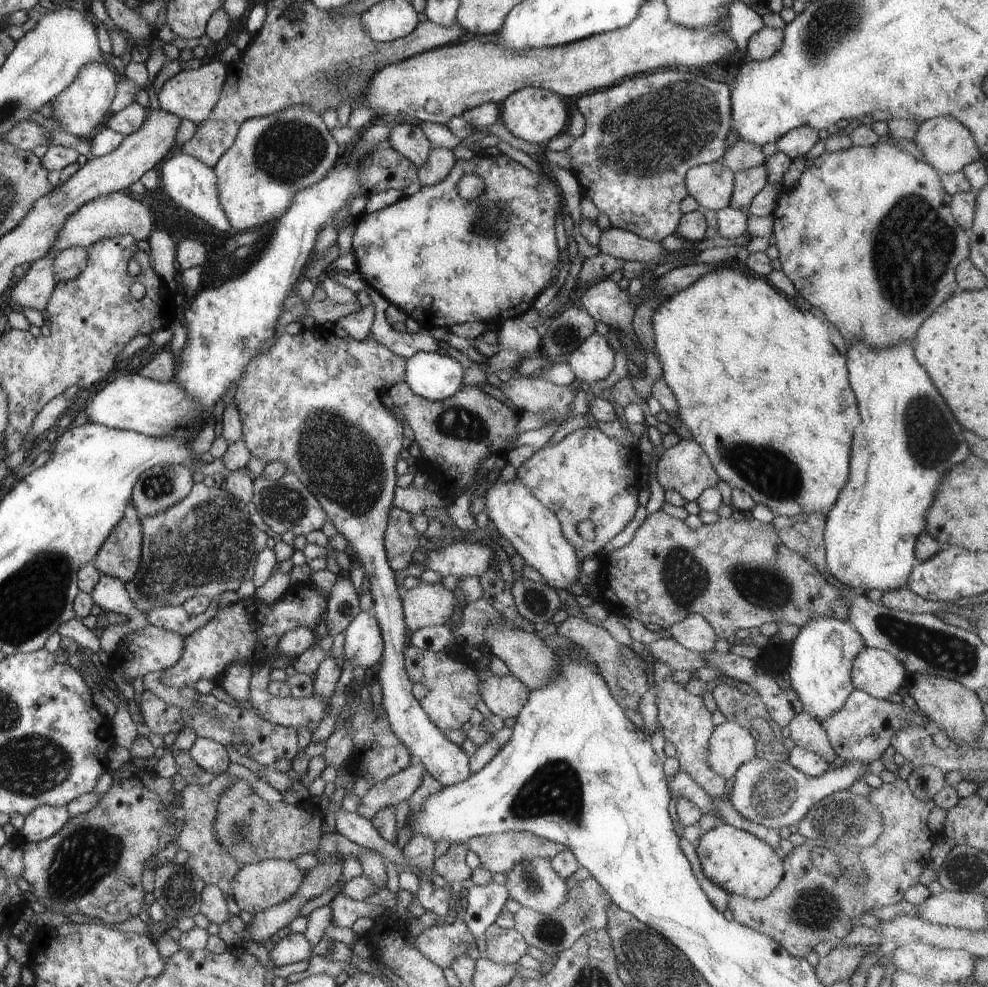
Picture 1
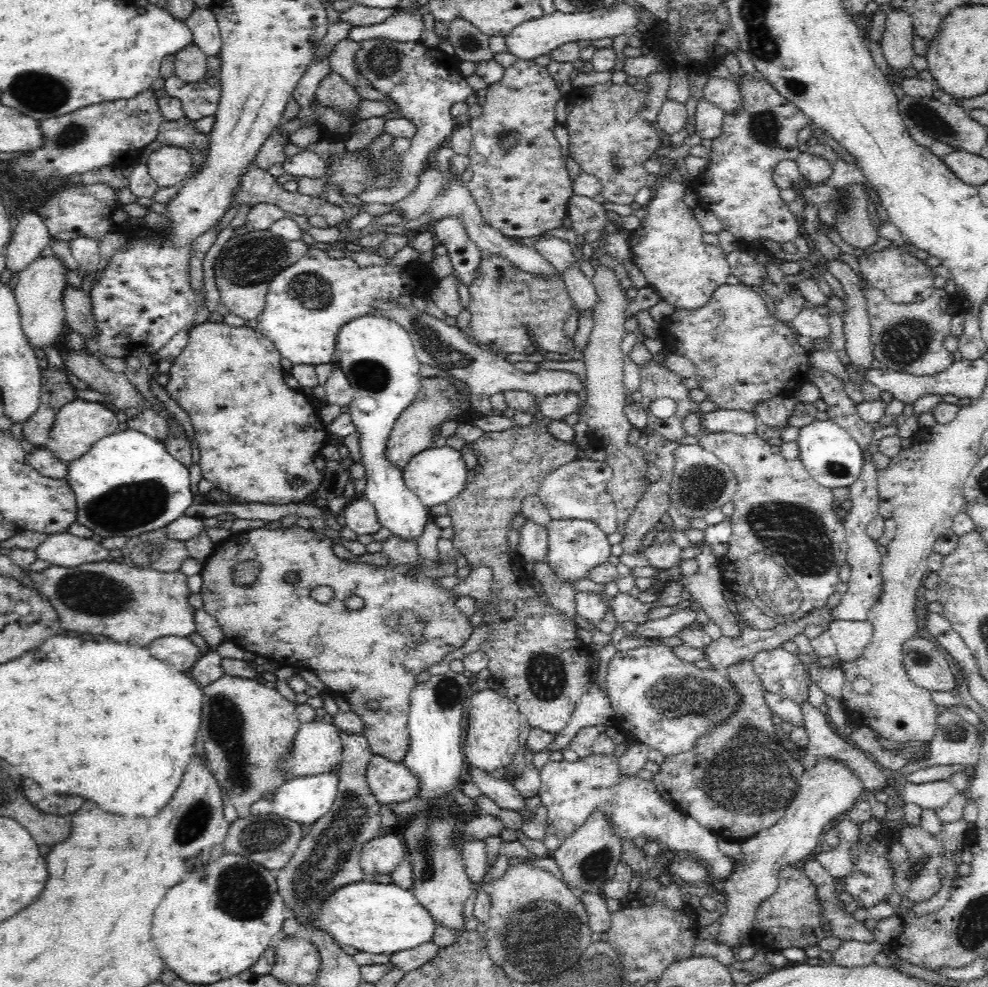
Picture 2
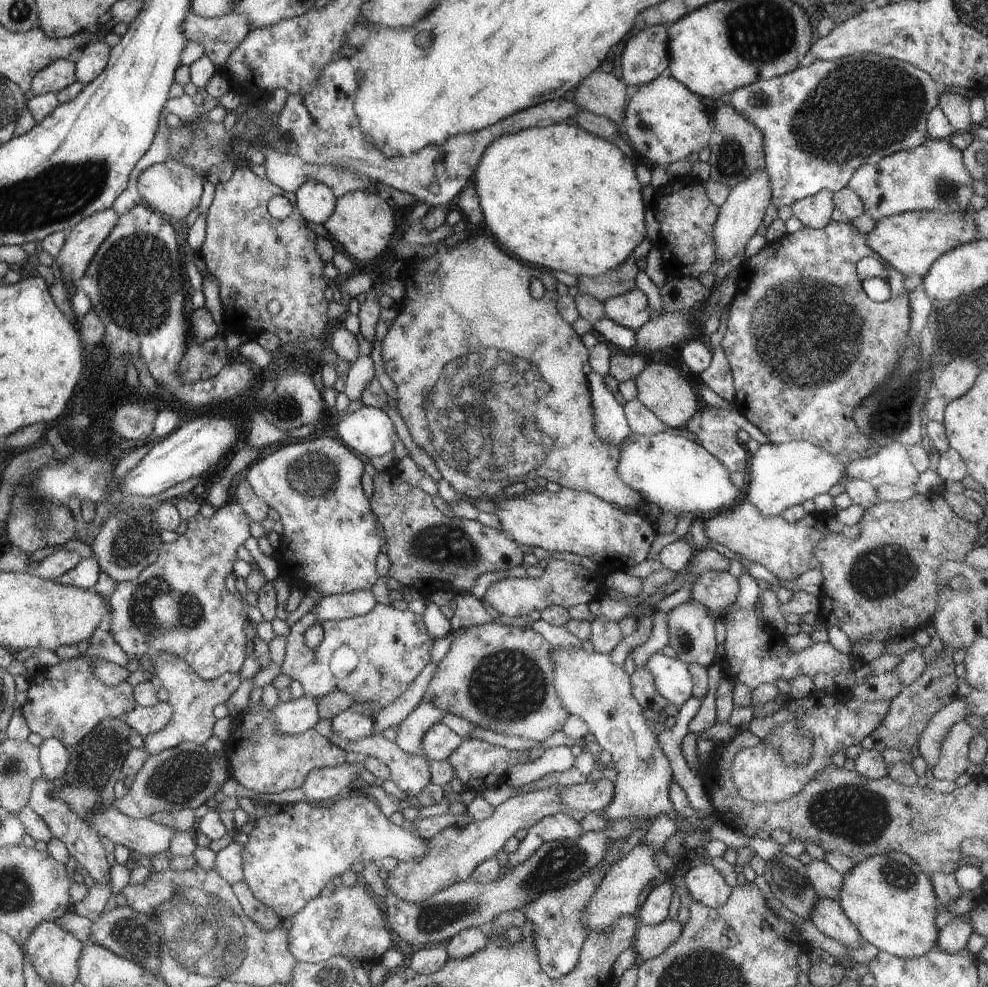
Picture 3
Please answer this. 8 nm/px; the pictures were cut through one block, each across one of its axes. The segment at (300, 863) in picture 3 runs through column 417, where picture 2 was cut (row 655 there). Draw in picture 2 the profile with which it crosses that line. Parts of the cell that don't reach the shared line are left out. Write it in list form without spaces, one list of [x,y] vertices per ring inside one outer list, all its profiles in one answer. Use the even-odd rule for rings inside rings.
[[[836,620],[826,628],[826,632],[836,642],[840,662],[856,662],[856,658],[860,658],[864,648],[874,638],[874,626],[868,620],[866,622]]]

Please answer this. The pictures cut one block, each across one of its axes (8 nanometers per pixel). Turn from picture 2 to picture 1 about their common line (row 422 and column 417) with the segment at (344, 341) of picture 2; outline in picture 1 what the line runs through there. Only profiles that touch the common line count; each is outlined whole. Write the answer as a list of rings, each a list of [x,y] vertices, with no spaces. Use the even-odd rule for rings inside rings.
[[[417,352],[407,360],[405,370],[407,372],[403,382],[409,384],[409,388],[417,396],[431,402],[447,400],[455,396],[455,392],[459,392],[459,388],[463,386],[461,364],[447,356]]]

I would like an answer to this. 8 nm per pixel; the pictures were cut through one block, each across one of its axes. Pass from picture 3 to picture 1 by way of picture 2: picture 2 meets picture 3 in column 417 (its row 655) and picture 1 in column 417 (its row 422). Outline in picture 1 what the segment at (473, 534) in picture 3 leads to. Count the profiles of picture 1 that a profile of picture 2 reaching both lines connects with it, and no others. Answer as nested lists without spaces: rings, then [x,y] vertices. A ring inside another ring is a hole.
[[[391,508],[387,528],[387,562],[399,576],[405,574],[405,566],[409,566],[411,554],[417,548],[419,534],[411,526],[411,518],[413,516],[409,512]]]

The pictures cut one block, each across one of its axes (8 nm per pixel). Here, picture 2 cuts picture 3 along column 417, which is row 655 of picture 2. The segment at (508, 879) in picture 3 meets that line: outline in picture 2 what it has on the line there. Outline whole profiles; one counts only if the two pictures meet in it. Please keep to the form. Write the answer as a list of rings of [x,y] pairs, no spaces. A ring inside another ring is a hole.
[[[912,638],[902,648],[906,676],[920,688],[936,692],[950,692],[956,688],[952,666],[946,656],[936,650],[926,638]]]

